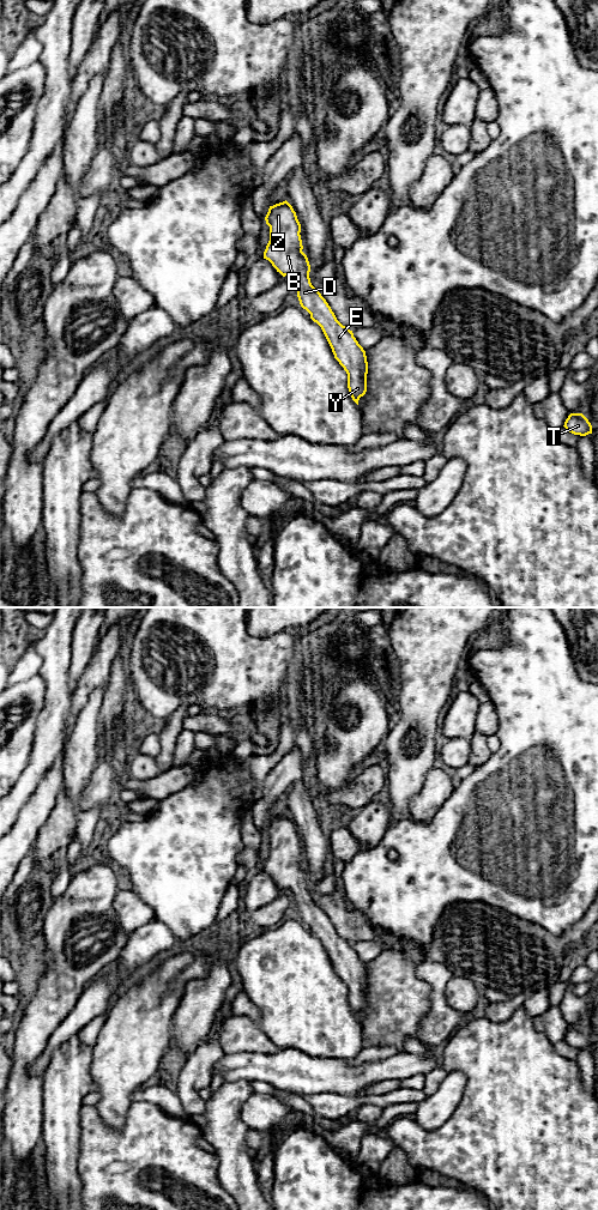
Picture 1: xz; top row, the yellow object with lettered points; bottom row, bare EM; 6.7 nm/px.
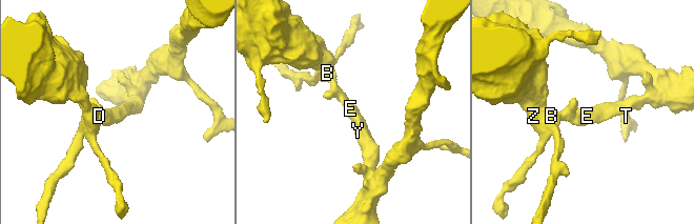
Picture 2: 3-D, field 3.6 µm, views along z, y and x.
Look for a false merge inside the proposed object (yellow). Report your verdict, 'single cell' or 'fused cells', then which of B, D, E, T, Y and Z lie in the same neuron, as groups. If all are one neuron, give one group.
single cell | B D E T Y Z

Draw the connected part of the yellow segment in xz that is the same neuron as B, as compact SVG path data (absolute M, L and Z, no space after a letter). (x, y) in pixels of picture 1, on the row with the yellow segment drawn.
M285 200L270 206L265 217L270 226L270 241L264 259L283 277L292 279L300 304L316 322L334 355L348 374L348 388L352 400L358 400L367 392L368 362L366 351L354 337L352 331L343 326L321 294L312 285L310 265L302 252L301 224L292 206Z

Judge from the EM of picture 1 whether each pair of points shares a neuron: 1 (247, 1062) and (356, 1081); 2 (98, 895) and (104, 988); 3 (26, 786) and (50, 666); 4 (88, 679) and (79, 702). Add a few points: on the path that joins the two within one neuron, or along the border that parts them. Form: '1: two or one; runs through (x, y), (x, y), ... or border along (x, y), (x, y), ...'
1: one; runs through (275, 1069), (290, 1070), (301, 1075), (328, 1075)
2: two; border along (124, 945), (120, 956), (107, 968)
3: one; runs through (42, 756), (50, 737), (54, 696)
4: one; runs through (85, 685), (79, 696)

